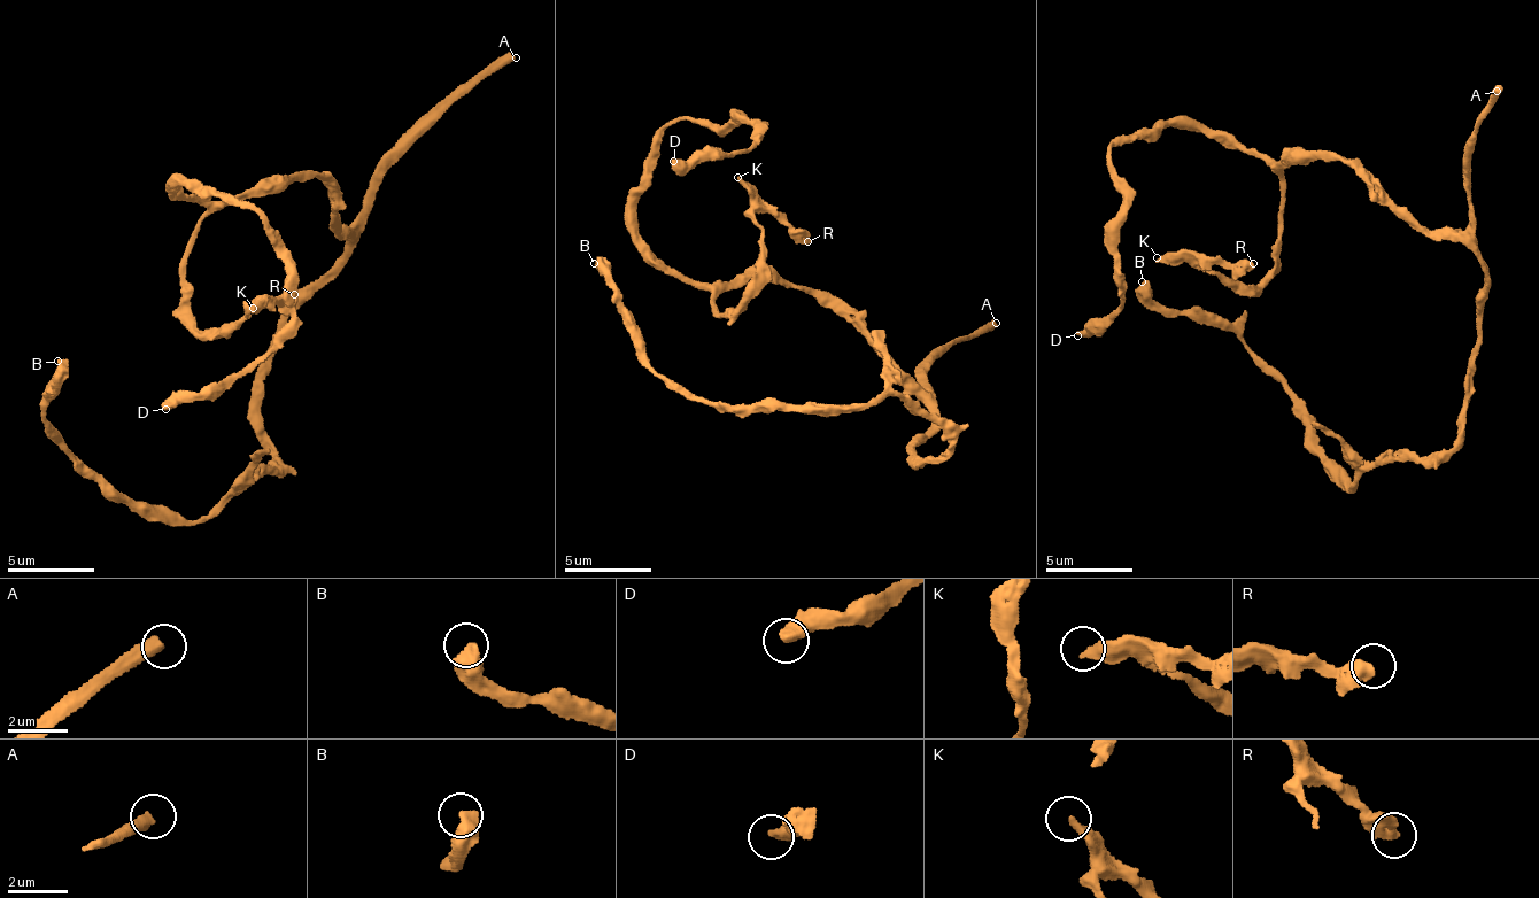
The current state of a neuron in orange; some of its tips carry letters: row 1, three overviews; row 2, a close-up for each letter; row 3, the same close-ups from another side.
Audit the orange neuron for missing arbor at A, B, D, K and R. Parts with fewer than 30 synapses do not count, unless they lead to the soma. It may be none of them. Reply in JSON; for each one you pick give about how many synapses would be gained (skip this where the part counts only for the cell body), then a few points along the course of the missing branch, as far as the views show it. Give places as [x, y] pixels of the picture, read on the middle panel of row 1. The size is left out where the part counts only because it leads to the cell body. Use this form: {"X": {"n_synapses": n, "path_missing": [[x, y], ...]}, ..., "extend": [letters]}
{"A": {"n_synapses": 170}, "extend": ["A"]}

